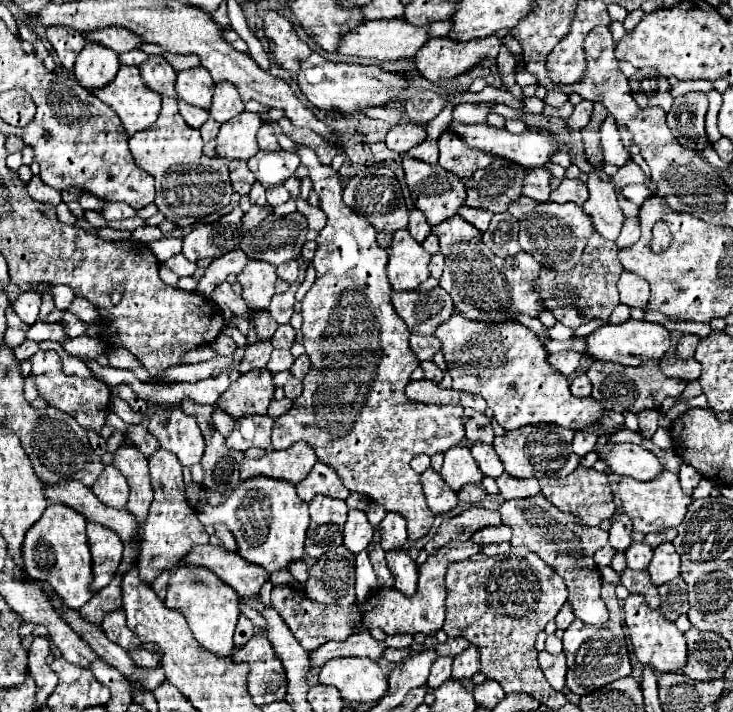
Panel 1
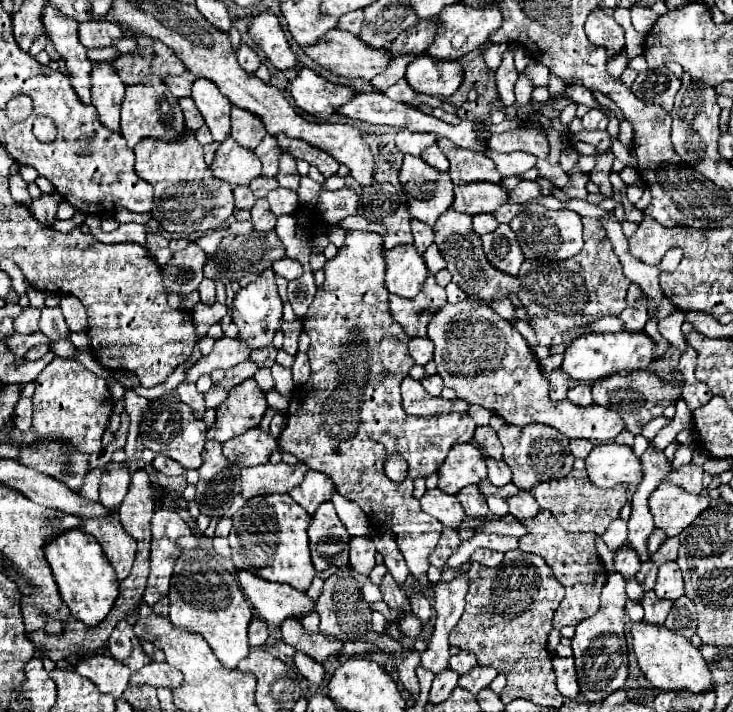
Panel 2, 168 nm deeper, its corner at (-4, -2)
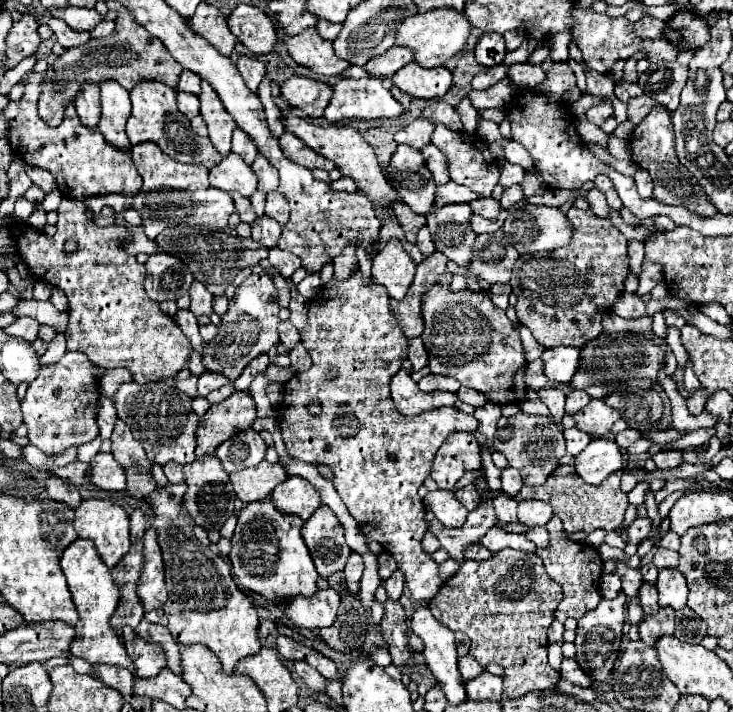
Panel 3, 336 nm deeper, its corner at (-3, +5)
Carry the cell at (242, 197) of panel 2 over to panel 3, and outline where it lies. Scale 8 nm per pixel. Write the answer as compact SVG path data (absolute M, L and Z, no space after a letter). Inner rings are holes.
M236 193L234 195L234 203L236 203L236 211L238 211L238 215L240 215L240 219L244 223L252 223L256 219L256 213L254 213L254 209L250 205L250 199L246 199L246 197Z

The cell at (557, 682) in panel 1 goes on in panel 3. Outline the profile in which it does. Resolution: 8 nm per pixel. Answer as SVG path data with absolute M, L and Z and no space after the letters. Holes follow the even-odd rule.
M564 659L560 675L562 675L562 679L566 679L572 685L578 685L578 687L590 687L592 685L590 677L580 669L580 665L576 663L576 659Z

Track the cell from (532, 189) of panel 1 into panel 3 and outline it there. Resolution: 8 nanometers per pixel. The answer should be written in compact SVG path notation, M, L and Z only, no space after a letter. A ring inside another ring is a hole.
M512 185L512 187L504 189L502 199L500 199L500 205L502 205L502 209L508 209L508 207L512 207L514 203L518 203L522 197L524 197L522 187L520 187L520 185Z

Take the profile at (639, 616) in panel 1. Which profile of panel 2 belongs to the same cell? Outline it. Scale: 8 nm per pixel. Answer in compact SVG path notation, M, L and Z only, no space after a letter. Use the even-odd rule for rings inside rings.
M637 622L631 630L633 652L639 660L639 668L645 678L659 690L689 690L693 694L703 694L715 690L707 662L703 660L699 648L695 648L685 636L667 630L665 626L655 626L647 622Z

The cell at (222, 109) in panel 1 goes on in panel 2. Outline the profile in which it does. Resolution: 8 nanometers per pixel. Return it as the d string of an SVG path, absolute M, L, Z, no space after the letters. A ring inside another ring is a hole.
M233 108L231 110L231 138L247 148L247 150L255 150L257 144L265 138L267 130L263 128L261 120L247 112L247 110L241 110L241 108Z

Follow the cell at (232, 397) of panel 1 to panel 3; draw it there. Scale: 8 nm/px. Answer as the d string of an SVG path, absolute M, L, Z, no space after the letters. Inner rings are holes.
M234 391L222 403L212 405L206 411L206 415L200 419L200 427L196 431L198 439L196 455L214 453L214 449L220 443L224 443L226 439L230 439L240 431L250 429L254 419L256 419L256 409L250 391L246 393Z

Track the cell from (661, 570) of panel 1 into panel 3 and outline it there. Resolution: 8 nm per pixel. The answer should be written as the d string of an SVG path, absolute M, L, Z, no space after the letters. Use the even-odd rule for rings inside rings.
M660 569L656 589L658 589L658 603L662 607L670 605L672 609L682 609L686 605L688 585L678 569Z

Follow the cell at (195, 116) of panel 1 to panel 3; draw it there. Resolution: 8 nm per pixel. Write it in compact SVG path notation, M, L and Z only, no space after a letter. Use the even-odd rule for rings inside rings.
M178 91L178 109L180 113L184 113L188 119L194 119L196 115L200 115L200 101L196 95L192 93L182 93Z

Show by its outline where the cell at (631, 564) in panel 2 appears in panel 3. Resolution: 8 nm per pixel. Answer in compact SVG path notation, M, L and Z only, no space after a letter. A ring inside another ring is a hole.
M620 561L616 565L616 575L622 579L622 591L628 595L628 599L634 597L634 595L638 595L638 589L642 585L642 573L640 573L640 569L632 569L628 563Z

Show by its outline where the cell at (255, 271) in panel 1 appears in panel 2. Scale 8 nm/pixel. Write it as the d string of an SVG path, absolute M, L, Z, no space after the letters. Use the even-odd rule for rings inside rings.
M271 268L263 270L255 282L249 282L247 286L243 286L235 294L231 318L237 324L237 338L243 340L251 350L265 348L265 346L271 344L275 332L281 326L281 316L283 316L283 302L281 302L279 294L277 294L275 274L273 274Z

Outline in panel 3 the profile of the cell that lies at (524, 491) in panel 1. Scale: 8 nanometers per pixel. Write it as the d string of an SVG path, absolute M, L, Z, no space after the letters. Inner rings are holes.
M520 501L518 503L518 521L524 523L526 527L546 525L552 515L554 511L550 509L550 505L542 501Z

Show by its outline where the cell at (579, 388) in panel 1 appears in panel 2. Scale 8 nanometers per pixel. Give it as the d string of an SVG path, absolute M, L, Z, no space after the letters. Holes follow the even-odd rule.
M577 384L575 388L569 390L567 400L575 406L591 406L593 398L591 398L591 386L589 384Z

